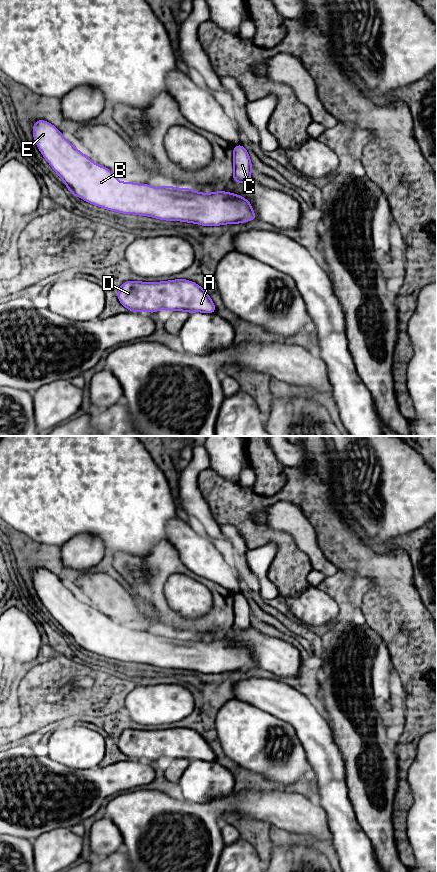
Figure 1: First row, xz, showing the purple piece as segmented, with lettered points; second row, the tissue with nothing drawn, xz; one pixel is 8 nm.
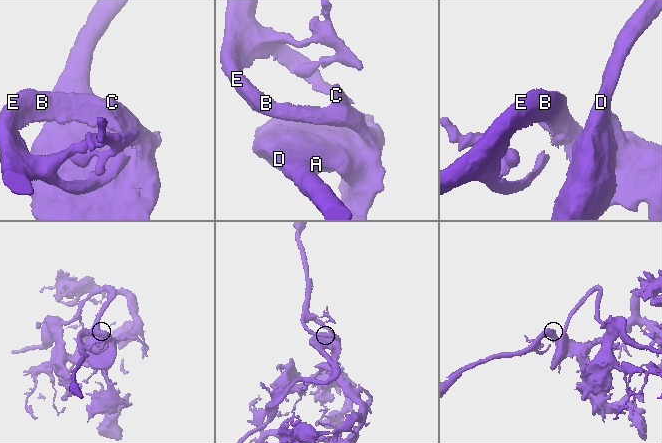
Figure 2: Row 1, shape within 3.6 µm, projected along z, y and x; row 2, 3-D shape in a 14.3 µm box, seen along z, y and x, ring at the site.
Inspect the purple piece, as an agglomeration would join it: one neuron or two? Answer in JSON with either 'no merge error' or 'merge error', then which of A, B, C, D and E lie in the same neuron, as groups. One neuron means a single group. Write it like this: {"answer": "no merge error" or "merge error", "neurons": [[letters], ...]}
{"answer": "no merge error", "neurons": [["A", "B", "C", "D", "E"]]}

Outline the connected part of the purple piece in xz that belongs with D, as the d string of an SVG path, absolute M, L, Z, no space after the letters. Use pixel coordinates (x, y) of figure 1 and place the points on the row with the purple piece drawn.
M177 279L163 282L126 281L117 291L119 302L129 311L155 313L161 309L212 314L216 307L201 286Z

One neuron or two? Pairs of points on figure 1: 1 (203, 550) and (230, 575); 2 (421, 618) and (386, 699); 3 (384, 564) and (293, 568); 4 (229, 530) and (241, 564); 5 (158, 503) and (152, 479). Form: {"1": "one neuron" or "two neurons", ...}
{"1": "one neuron", "2": "two neurons", "3": "one neuron", "4": "one neuron", "5": "one neuron"}

